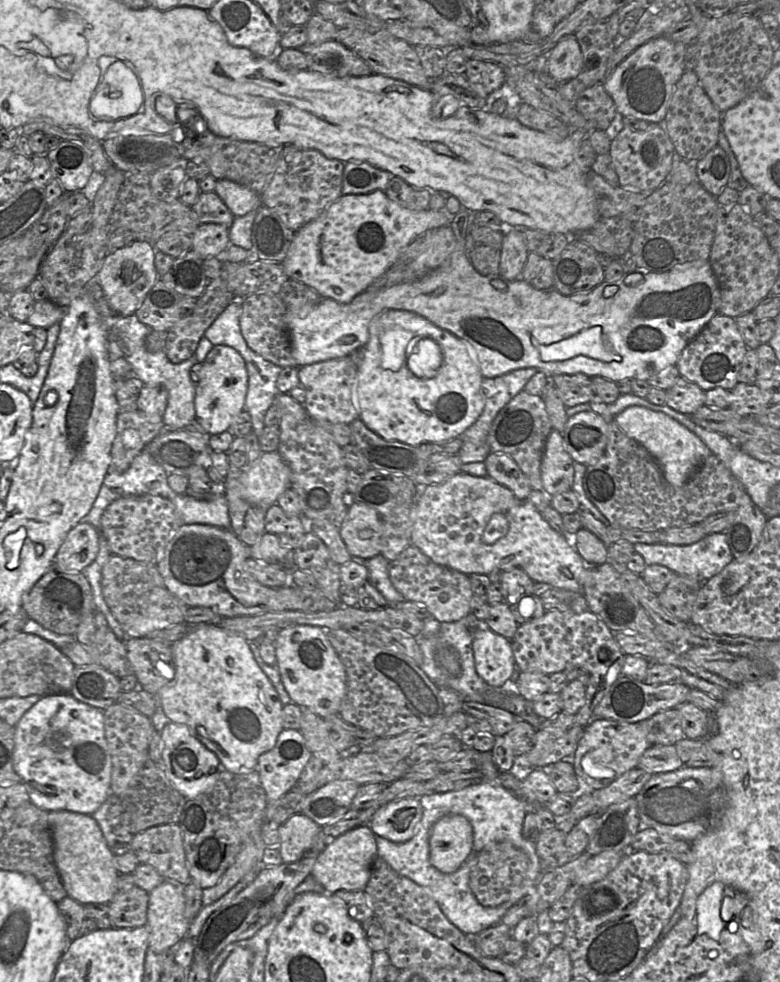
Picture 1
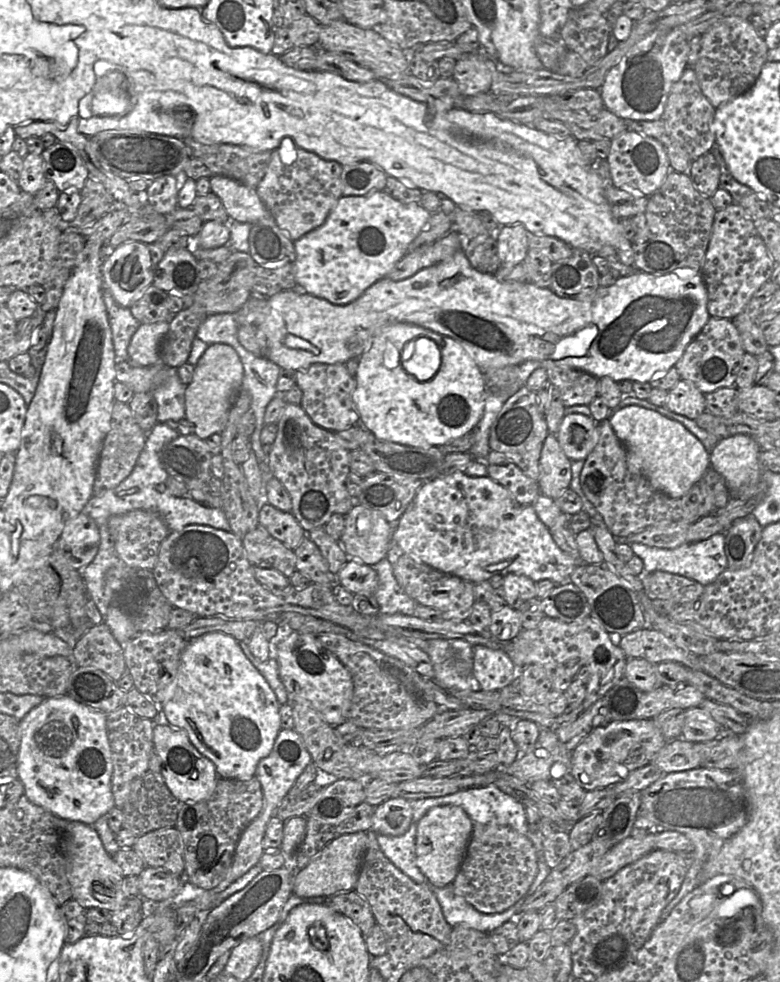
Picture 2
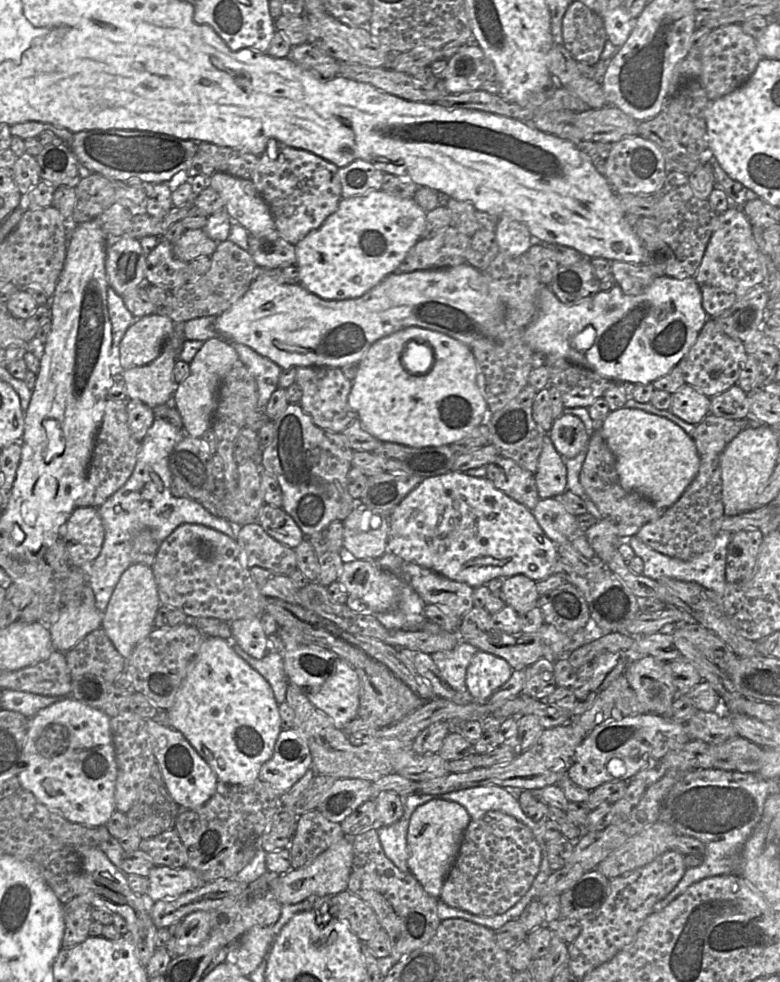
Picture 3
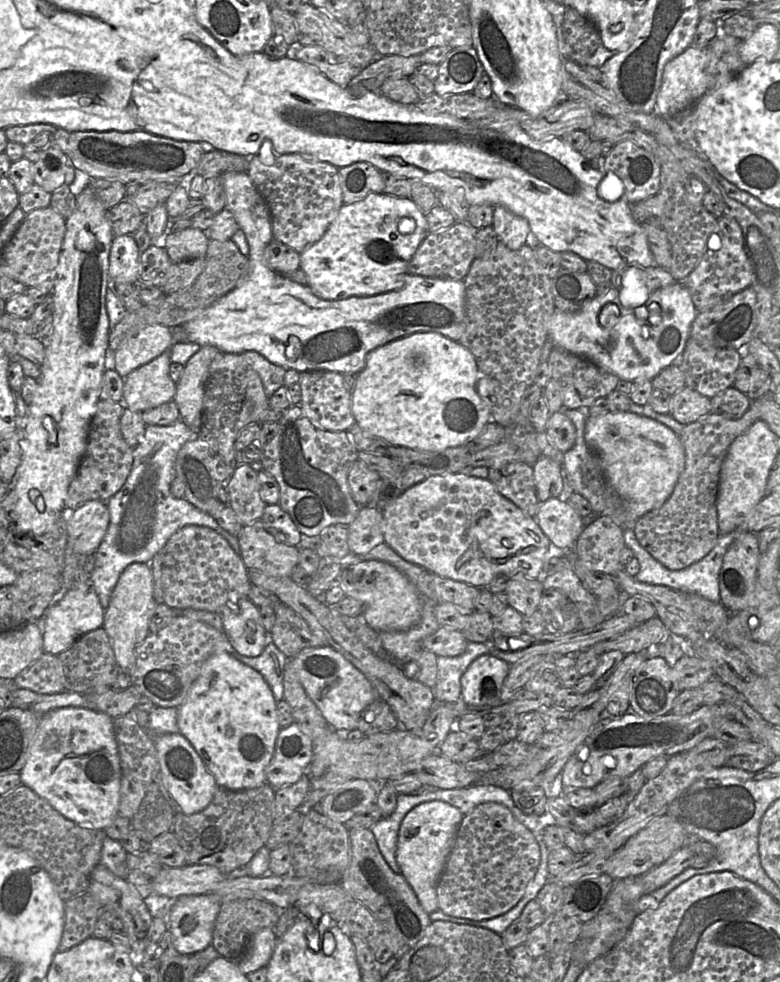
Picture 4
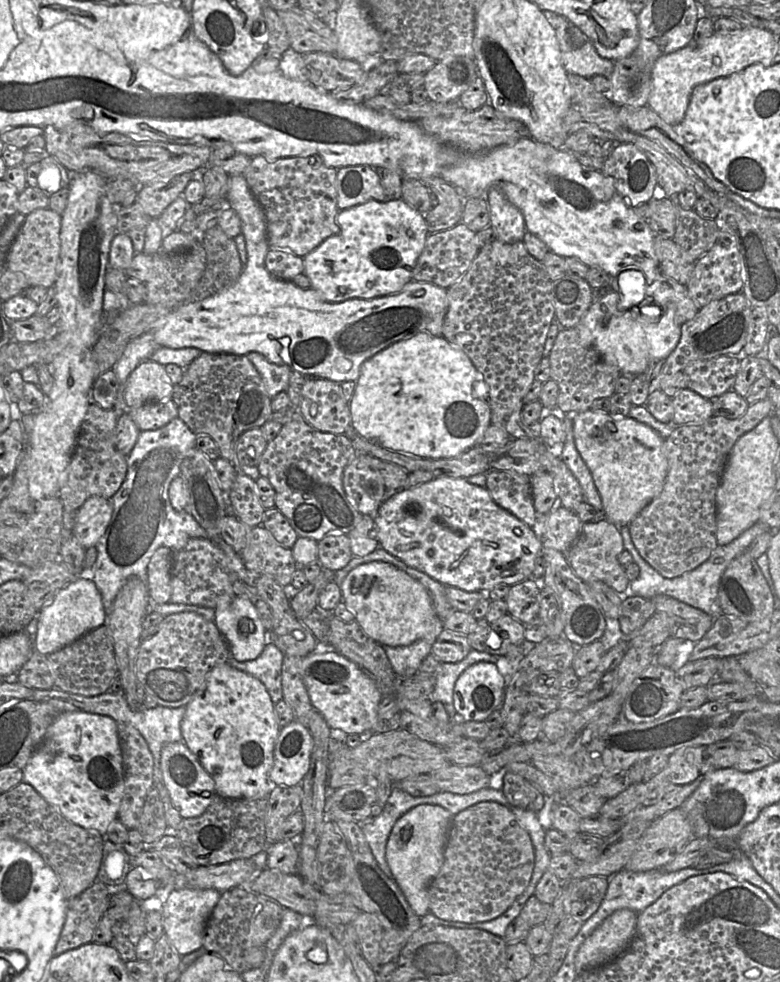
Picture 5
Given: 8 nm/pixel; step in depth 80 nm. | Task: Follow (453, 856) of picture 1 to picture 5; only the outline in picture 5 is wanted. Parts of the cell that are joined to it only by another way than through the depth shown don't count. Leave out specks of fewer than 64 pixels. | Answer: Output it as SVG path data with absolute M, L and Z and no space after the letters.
M421 804L401 816L389 835L385 857L392 878L401 889L411 909L419 917L429 913L428 888L443 865L444 850L453 816L441 806Z

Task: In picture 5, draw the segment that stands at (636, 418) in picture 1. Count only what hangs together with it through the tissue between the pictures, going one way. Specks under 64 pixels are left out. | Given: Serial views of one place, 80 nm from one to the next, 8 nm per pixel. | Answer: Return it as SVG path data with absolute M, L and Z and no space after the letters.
M591 409L573 415L573 437L600 494L605 517L619 527L628 526L663 490L669 467L664 453L665 439L650 426L630 416L611 415Z

